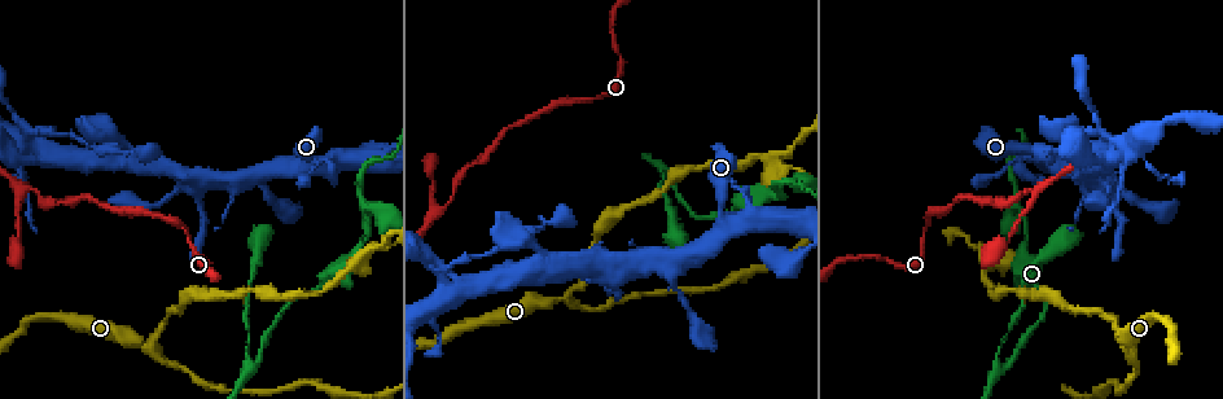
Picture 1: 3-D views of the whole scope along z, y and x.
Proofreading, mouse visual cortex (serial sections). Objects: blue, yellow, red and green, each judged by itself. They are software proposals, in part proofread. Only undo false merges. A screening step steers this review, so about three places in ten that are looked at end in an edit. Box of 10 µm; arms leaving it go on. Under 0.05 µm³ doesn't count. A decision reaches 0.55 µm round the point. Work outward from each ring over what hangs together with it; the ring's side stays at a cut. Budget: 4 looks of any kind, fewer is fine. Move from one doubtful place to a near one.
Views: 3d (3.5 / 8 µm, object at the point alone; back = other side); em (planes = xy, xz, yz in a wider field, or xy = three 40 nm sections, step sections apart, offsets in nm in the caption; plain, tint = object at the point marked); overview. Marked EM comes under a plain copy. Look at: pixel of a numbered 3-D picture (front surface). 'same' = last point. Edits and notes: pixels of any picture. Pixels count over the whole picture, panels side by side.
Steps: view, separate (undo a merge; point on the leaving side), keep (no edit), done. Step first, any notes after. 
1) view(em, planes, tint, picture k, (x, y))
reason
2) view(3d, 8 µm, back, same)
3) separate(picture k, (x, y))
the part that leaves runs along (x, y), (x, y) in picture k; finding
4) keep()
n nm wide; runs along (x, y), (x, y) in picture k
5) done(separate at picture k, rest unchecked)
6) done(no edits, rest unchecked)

view(3d, 3.5 µm, back, picture 1, (998, 366))
two arms at a narrow angle

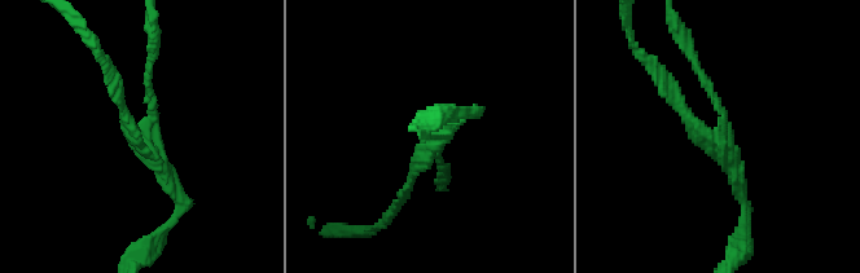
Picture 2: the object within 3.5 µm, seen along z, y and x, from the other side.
view(em, xy, step 1, tint, picture 2, (721, 139))
3 arms; arms of 100, 150, 200 nm

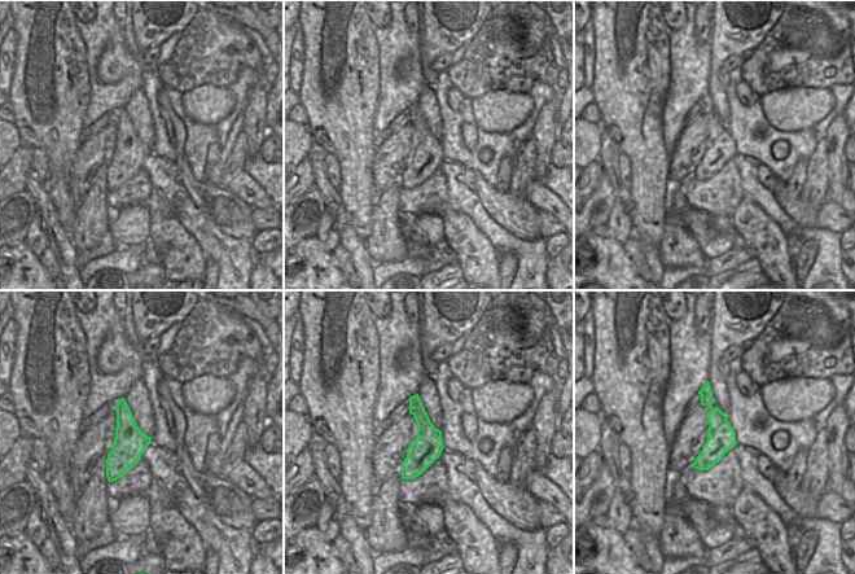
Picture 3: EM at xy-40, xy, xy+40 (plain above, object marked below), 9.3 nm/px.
keep()
continuous, no second cell

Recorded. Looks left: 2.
view(3d, 8 µm, picture 1, (1118, 213))
a narrow waist

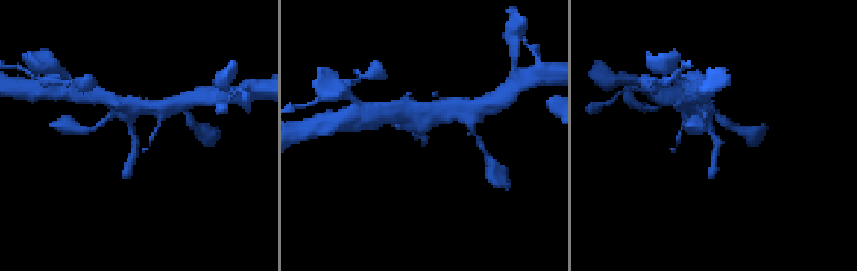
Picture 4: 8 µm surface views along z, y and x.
view(em, xy, step 1, tint, same)

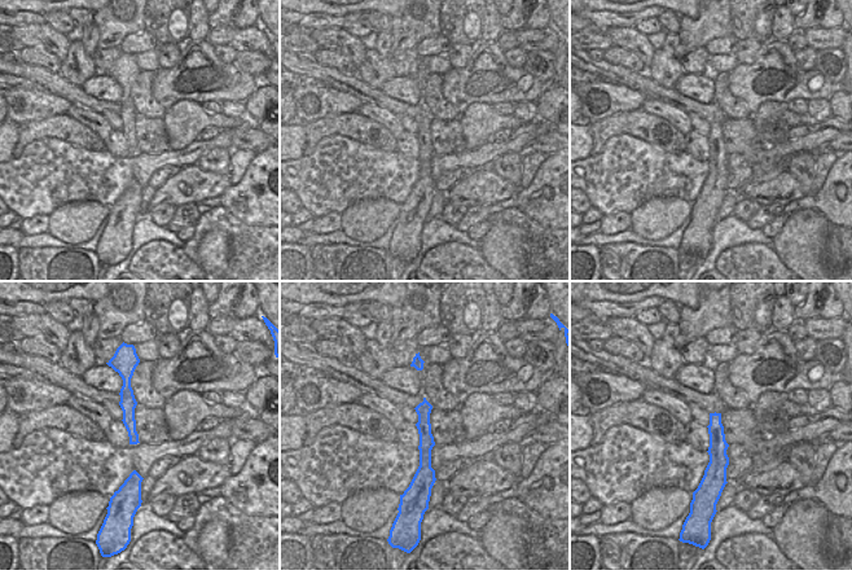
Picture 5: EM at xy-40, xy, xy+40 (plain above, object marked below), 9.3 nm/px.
keep()
runs along (425, 404), (425, 474), (417, 482) in picture 5; all the same cell

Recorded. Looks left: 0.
done(no edits, rest unchecked)

